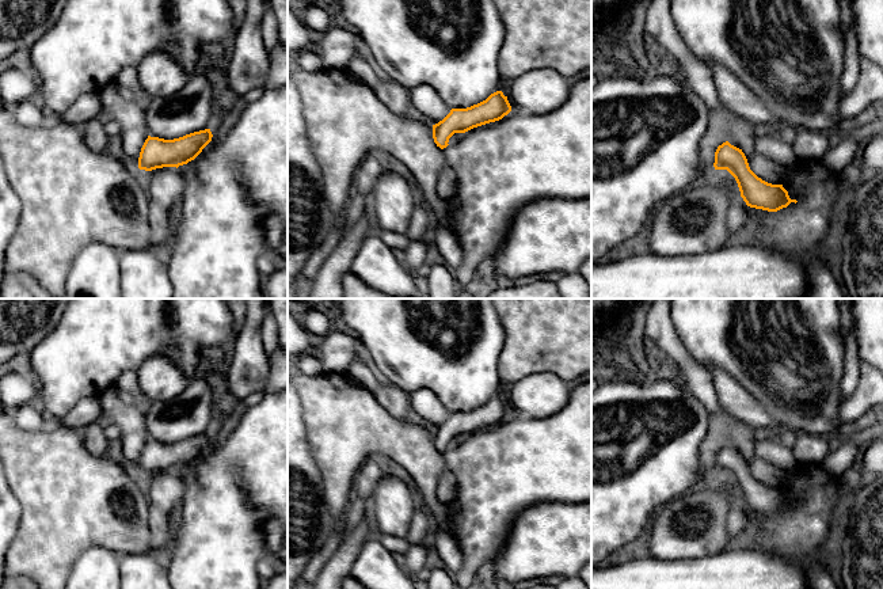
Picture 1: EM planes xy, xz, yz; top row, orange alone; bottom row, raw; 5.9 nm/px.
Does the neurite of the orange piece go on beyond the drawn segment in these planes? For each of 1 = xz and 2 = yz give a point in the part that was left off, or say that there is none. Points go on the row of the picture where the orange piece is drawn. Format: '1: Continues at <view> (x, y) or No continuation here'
1: Continues at xz (426, 102)
2: Continues at yz (724, 125)

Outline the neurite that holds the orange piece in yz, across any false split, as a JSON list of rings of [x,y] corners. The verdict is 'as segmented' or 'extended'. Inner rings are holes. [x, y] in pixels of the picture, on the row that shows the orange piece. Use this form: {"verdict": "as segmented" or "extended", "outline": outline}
{"verdict": "extended", "outline": [[[722,104],[712,109],[709,128],[700,141],[700,168],[705,176],[713,170],[727,170],[735,178],[747,206],[777,212],[798,201],[789,198],[783,185],[772,185],[758,178],[750,170],[742,149],[728,142],[732,140],[743,145],[754,138],[757,130]]]}

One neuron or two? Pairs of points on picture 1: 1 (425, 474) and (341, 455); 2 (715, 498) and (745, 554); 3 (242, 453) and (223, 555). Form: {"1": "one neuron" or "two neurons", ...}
{"1": "one neuron", "2": "two neurons", "3": "one neuron"}

